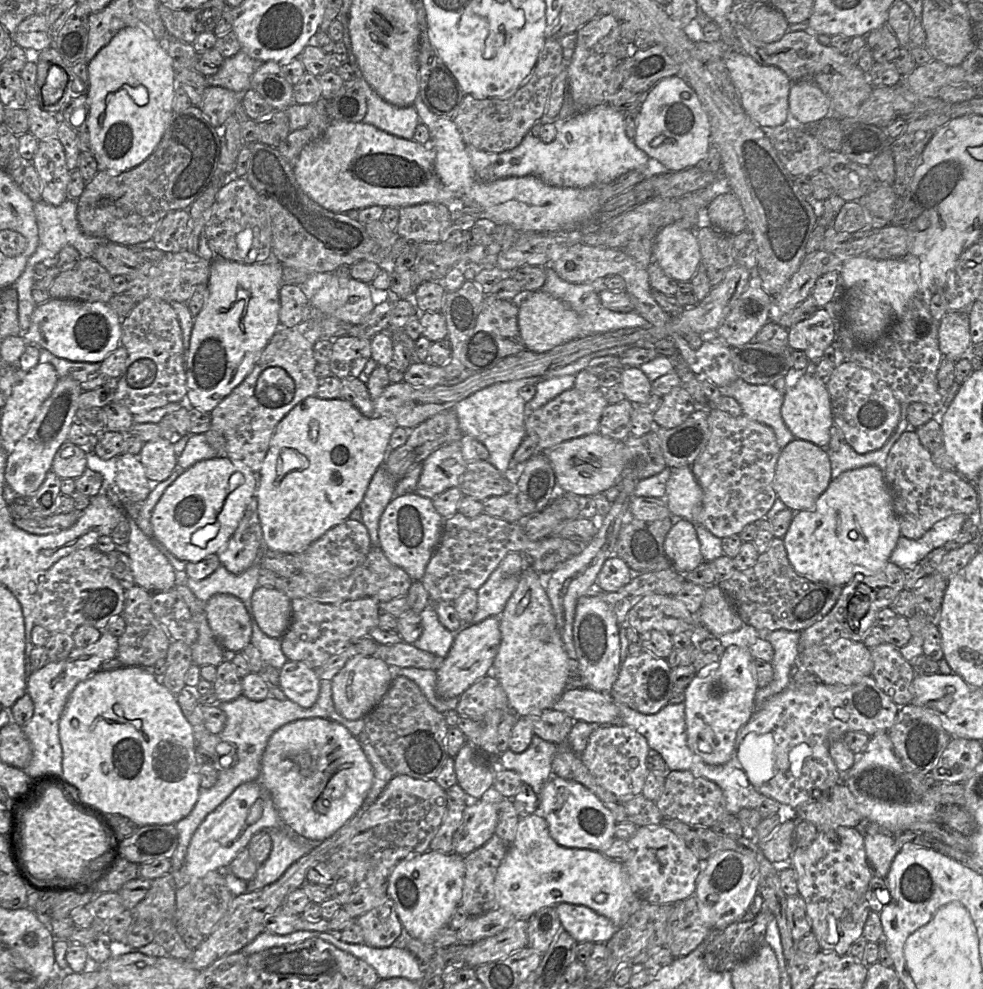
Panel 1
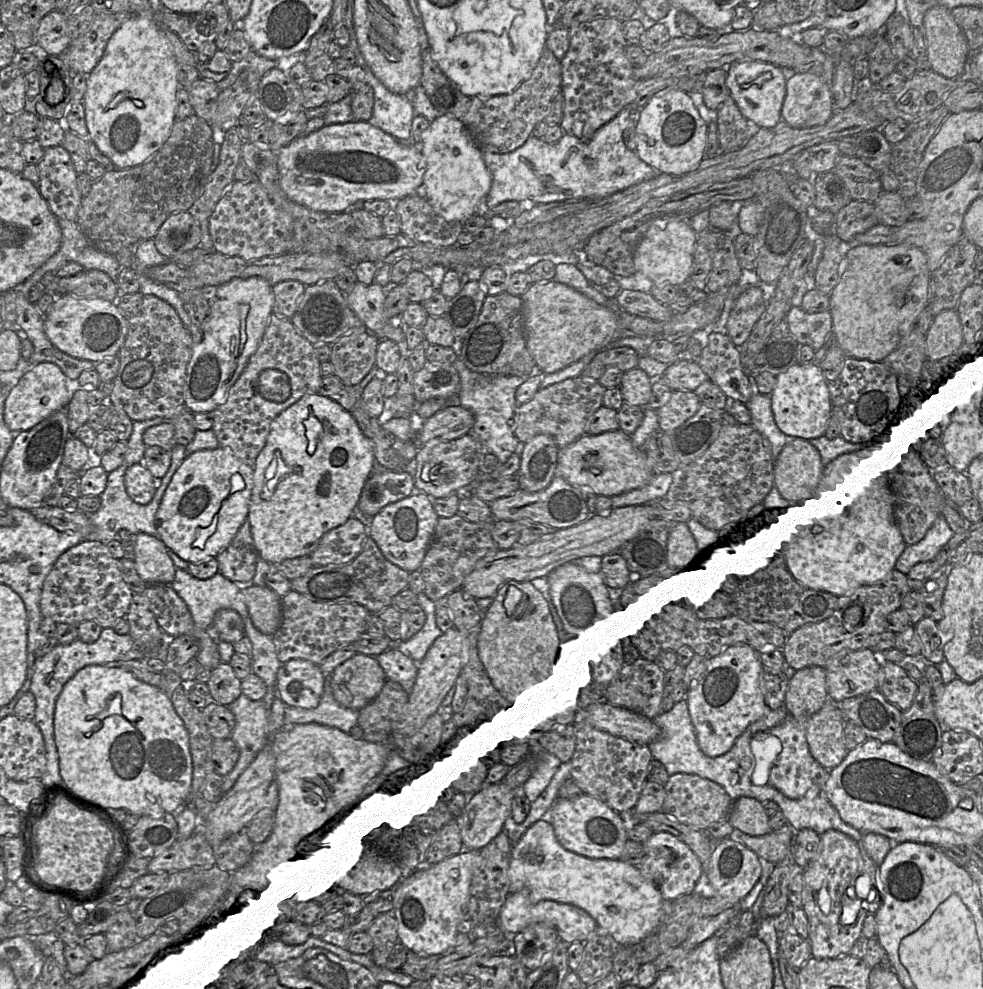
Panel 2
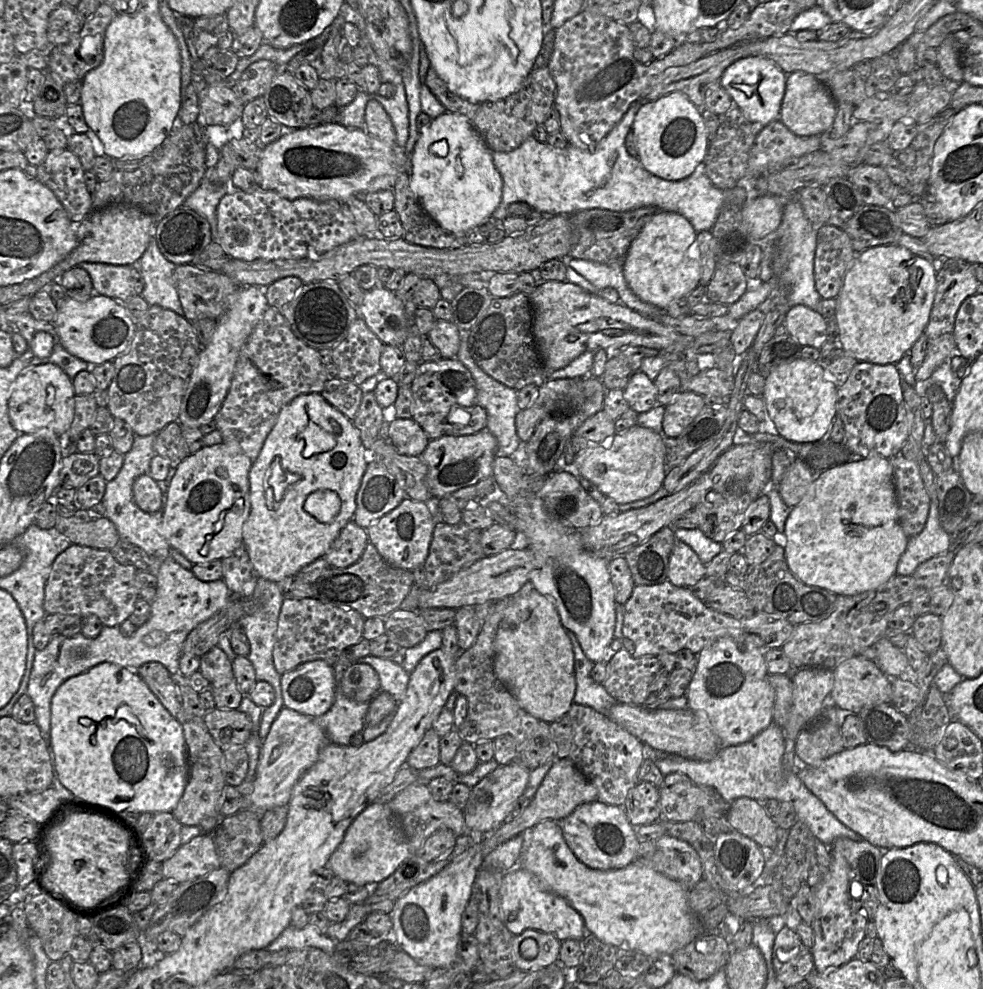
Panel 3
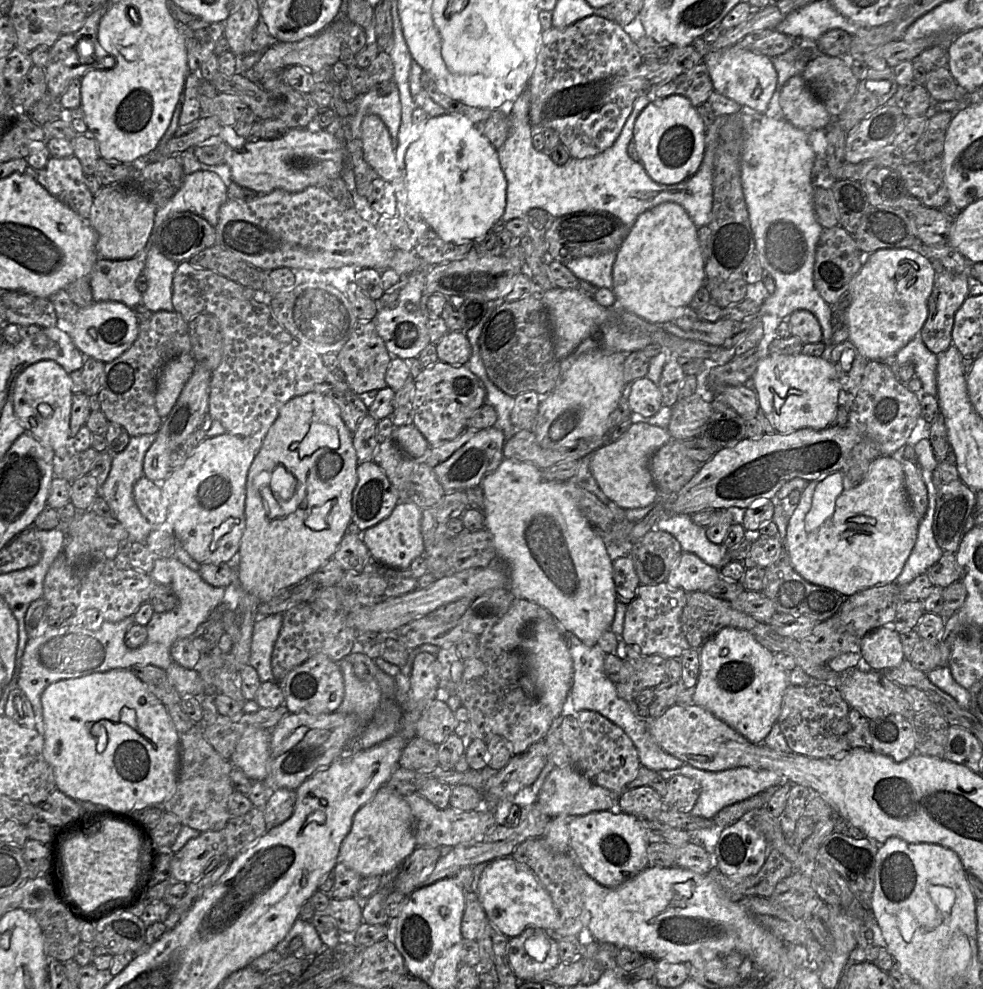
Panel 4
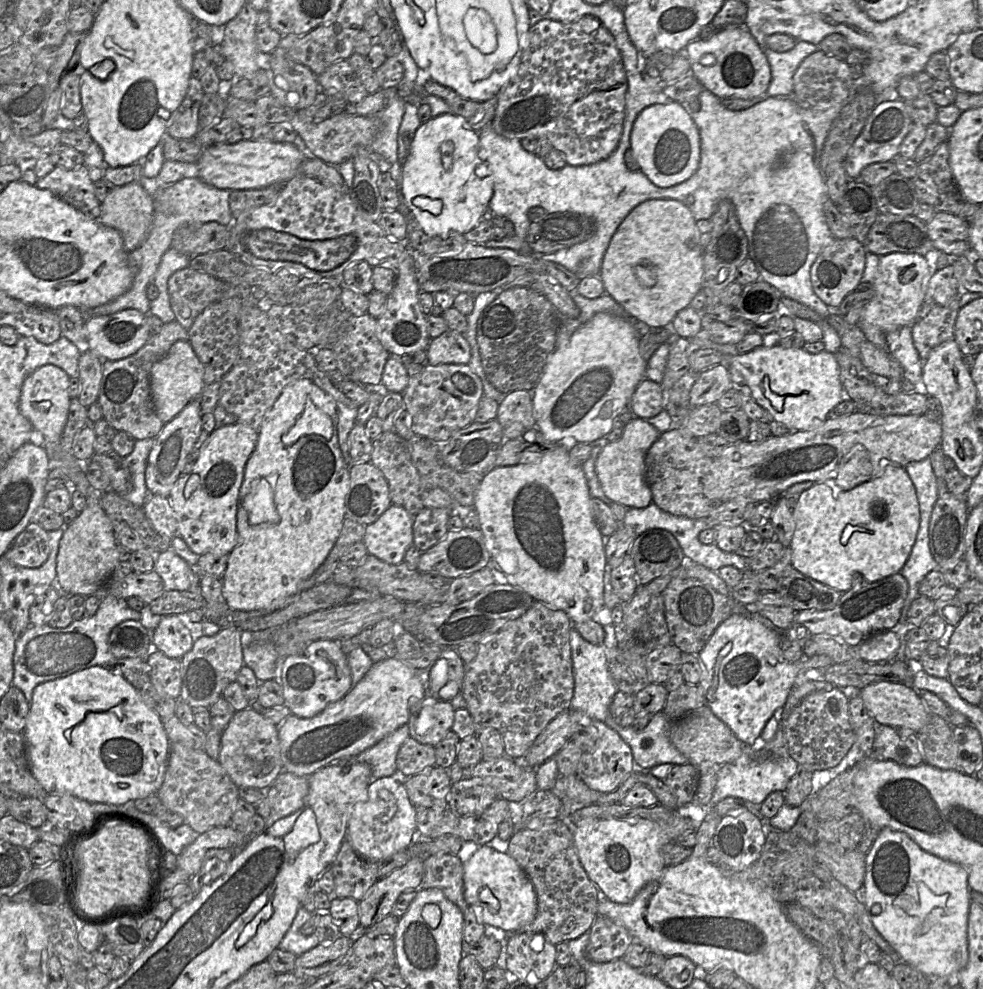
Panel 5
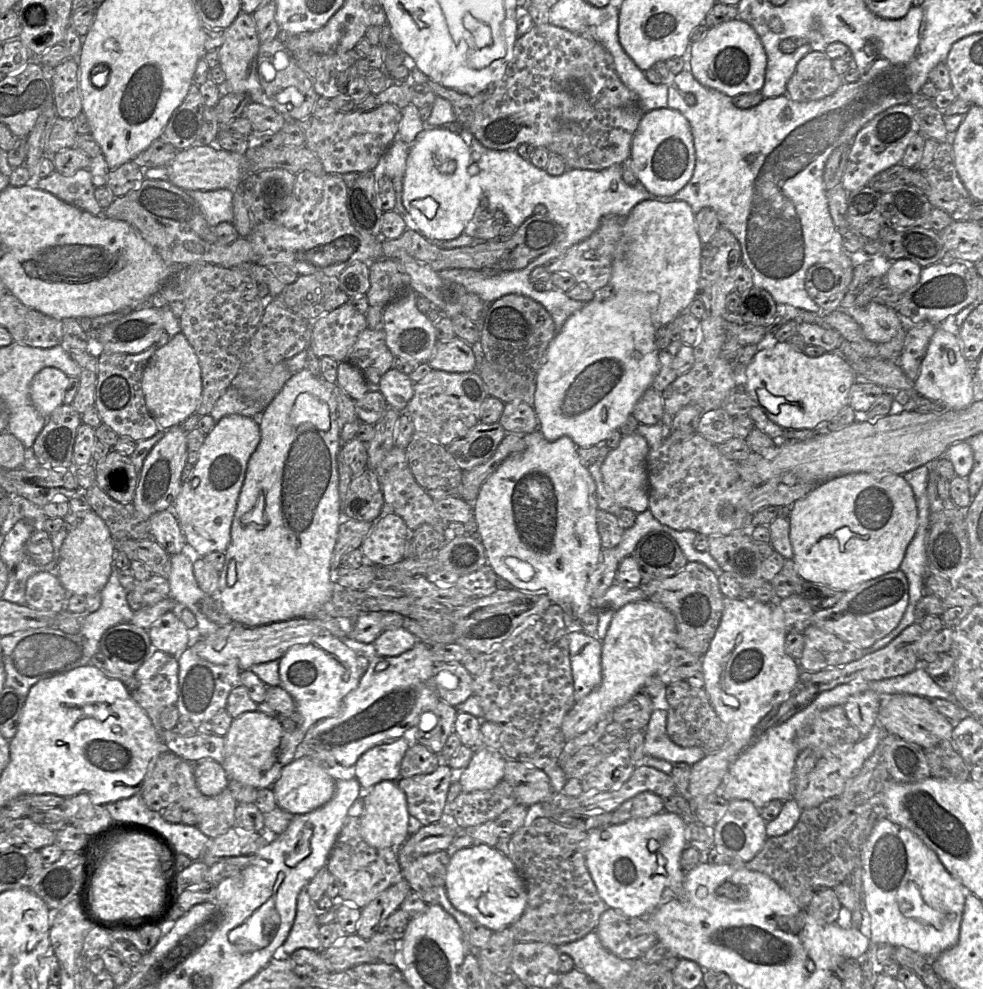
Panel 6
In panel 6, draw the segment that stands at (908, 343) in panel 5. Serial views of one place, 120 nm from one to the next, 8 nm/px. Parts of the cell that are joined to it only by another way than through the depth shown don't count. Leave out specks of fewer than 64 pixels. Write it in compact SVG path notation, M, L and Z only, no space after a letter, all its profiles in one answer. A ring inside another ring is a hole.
M848 291L840 302L838 311L853 318L860 325L867 340L889 342L902 328L907 328L906 321L890 307L874 301L859 307L855 298L856 295Z

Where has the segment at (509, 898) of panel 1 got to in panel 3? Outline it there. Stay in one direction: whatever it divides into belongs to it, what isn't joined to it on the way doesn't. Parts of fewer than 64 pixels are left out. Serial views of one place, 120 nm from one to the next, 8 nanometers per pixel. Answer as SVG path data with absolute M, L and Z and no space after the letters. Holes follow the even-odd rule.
M544 820L523 833L519 866L534 874L546 887L563 897L583 918L586 932L617 948L639 951L652 959L670 957L700 935L700 924L688 904L688 889L649 865L630 863L620 869L597 870L580 862L568 847L555 820Z

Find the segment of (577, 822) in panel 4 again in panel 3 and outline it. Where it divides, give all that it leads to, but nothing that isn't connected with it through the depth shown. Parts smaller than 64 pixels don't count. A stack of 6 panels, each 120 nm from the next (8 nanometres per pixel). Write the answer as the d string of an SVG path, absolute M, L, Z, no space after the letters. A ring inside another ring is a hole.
M596 800L579 805L567 817L555 821L560 823L568 847L589 868L620 869L633 862L639 841L635 827L630 824L622 806Z

